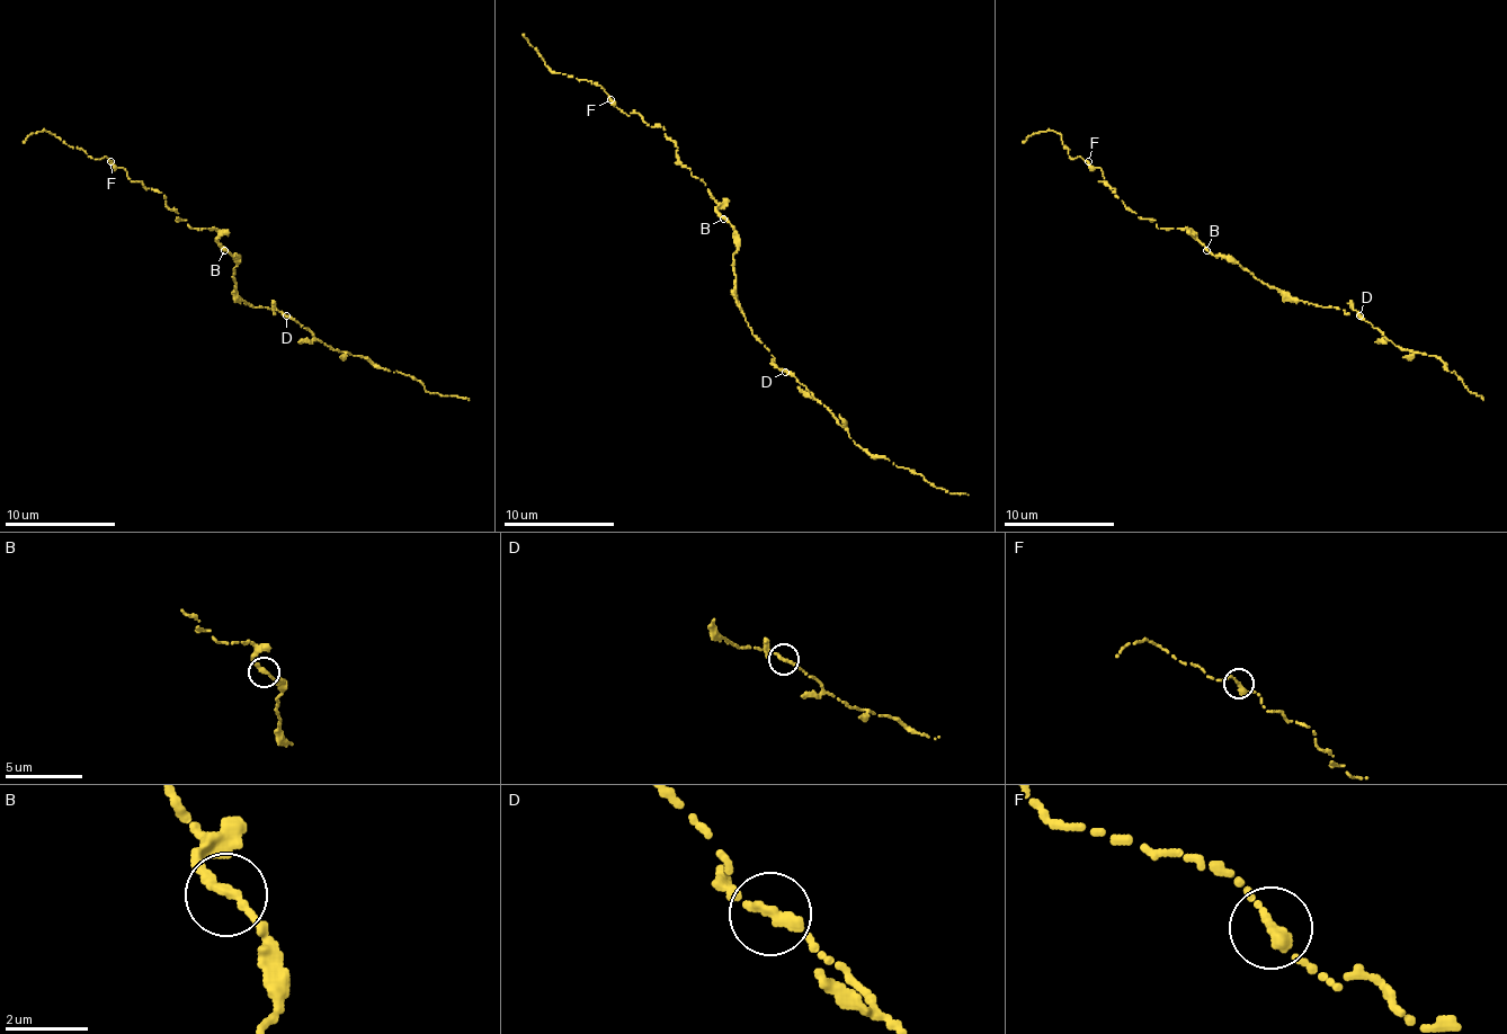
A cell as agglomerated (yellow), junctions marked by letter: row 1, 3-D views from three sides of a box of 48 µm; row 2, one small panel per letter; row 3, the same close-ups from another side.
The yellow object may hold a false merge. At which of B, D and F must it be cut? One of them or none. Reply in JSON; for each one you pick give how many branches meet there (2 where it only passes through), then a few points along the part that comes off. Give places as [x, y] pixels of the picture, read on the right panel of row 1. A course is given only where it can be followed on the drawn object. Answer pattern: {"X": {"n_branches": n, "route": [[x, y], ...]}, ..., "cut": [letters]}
{"cut": []}

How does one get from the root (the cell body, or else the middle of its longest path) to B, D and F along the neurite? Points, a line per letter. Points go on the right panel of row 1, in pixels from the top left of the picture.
B: (1248, 272), (1227, 258), (1215, 258), (1206, 250)
D: (1248, 272), (1303, 302), (1339, 308), (1345, 313), (1354, 308), (1360, 317)
F: (1248, 272), (1215, 258), (1182, 228), (1141, 220), (1088, 161)

